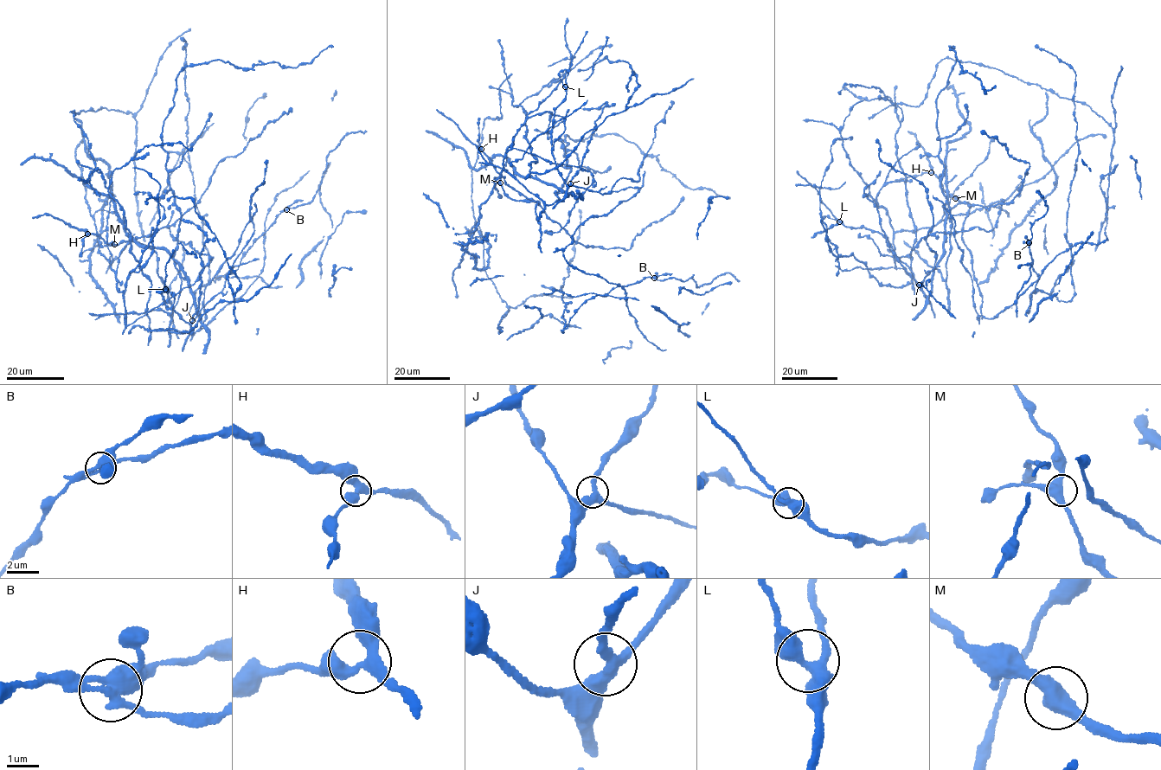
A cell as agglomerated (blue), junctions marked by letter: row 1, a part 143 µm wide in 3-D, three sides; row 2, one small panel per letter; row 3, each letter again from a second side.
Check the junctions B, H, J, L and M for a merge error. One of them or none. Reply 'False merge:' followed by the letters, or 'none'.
False merge: B

